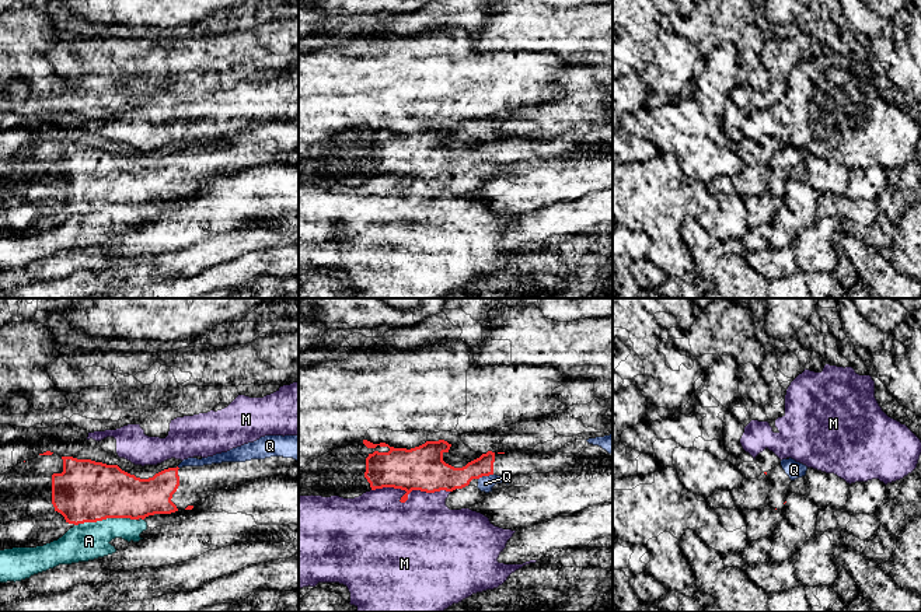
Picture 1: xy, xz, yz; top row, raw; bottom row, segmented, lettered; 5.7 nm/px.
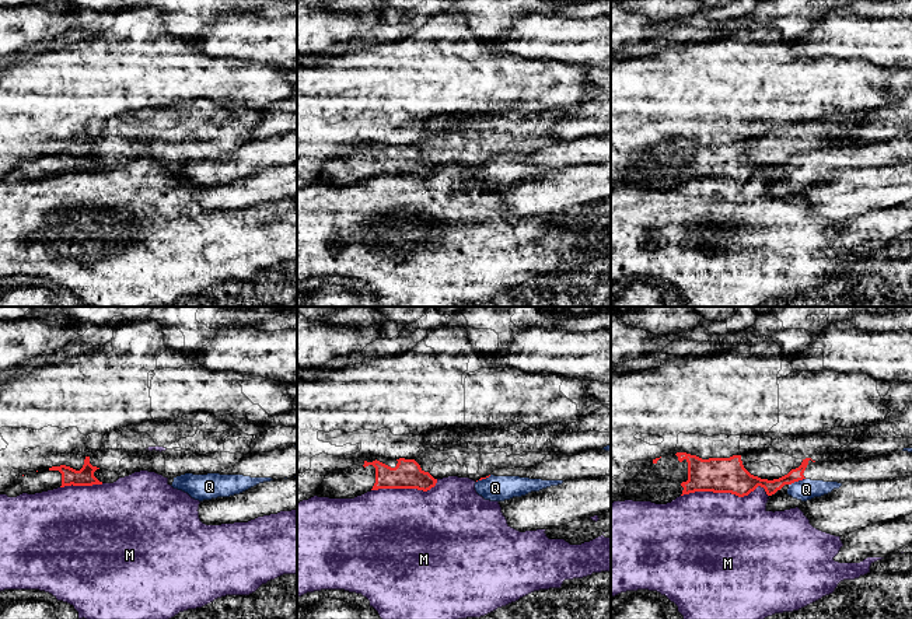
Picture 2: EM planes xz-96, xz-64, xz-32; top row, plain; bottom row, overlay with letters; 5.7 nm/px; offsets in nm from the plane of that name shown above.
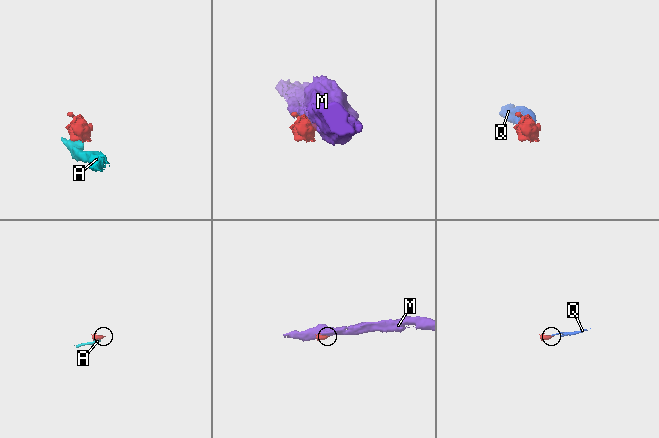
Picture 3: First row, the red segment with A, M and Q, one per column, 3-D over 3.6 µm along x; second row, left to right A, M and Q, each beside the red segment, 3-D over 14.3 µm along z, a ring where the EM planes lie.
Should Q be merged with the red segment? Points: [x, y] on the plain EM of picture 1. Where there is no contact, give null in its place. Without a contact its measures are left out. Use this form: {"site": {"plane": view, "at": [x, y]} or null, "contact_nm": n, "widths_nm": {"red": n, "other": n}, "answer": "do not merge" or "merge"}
{"site": {"plane": "xz", "at": [485, 161]}, "contact_nm": 90, "widths_nm": {"red": 160, "other": 90}, "answer": "merge"}

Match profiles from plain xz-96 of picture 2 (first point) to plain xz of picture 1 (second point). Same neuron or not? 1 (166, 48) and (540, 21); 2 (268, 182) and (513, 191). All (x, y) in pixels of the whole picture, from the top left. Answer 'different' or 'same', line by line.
1: different
2: same

